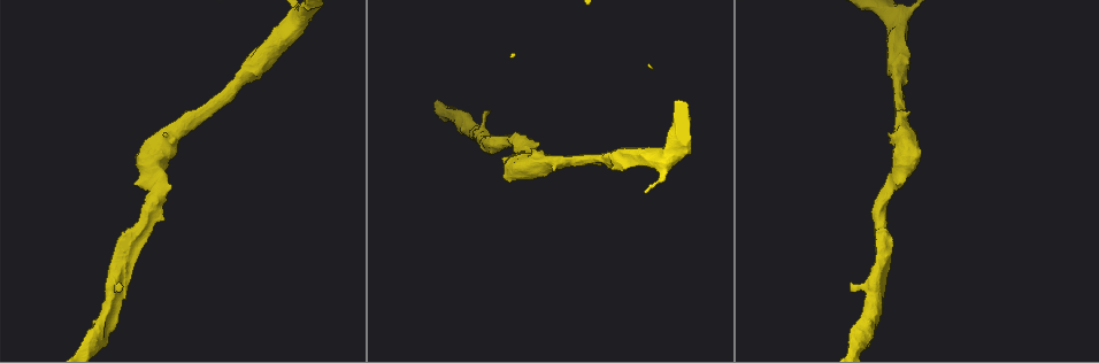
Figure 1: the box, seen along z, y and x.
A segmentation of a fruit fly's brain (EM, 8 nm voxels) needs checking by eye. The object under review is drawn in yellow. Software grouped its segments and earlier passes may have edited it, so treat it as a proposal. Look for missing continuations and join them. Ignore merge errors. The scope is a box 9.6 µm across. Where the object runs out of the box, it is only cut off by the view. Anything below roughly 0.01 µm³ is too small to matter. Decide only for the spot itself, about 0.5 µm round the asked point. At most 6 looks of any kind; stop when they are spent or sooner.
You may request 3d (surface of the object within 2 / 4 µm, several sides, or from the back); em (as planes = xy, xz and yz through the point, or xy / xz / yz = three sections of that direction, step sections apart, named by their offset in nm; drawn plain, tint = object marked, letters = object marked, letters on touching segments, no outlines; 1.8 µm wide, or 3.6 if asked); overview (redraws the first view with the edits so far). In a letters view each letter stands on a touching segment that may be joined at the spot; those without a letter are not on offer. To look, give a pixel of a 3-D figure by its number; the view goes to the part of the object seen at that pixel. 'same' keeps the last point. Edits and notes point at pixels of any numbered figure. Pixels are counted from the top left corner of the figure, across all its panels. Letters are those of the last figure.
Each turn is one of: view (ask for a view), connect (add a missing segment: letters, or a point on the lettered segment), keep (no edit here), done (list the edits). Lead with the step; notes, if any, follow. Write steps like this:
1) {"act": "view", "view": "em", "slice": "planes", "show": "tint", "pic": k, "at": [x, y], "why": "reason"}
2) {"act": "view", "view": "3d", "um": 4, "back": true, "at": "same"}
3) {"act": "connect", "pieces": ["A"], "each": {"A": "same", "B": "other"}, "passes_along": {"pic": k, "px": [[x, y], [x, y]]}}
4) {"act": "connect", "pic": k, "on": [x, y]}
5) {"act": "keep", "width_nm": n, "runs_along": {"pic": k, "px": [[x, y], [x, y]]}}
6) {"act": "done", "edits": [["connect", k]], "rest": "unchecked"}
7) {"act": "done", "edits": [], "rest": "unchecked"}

{"act": "view", "view": "em", "slice": "xy", "step": 4, "show": "tint", "pic": 1, "at": [898, 77], "why": "sudden change in width"}

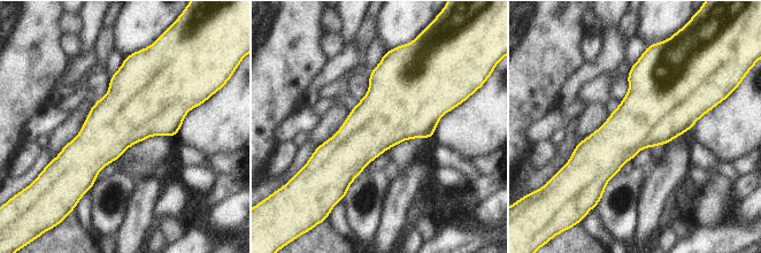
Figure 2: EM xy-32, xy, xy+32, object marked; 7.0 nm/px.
{"act": "view", "view": "em", "slice": "xy", "step": 4, "show": "letters", "at": "same", "why": "see the neighbours"}

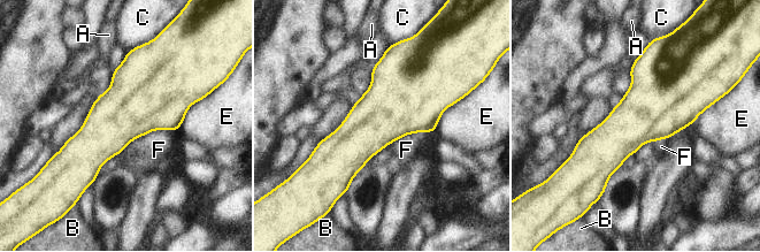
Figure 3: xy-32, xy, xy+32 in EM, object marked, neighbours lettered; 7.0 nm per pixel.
{"act": "keep", "longest_contact_nm": ["F", 440], "each": {"A": "other", "B": "other", "C": "other", "E": "other", "F": "other"}, "border": {"pic": 3, "px": [[178, 130], [152, 130], [121, 152]]}, "found": "none of them fits"}

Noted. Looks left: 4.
{"act": "view", "view": "3d", "um": 4, "pic": 1, "at": [487, 110], "why": "stops while still wide"}

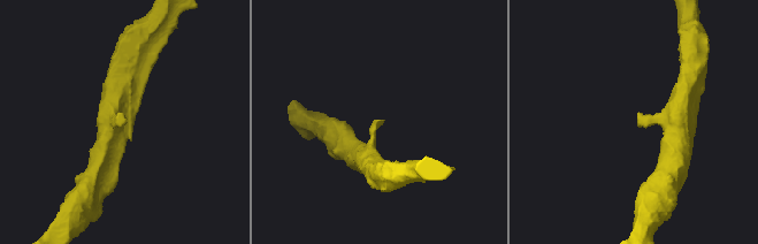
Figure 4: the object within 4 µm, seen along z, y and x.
{"act": "view", "view": "em", "slice": "planes", "show": "letters", "pic": 4, "at": [120, 113]}

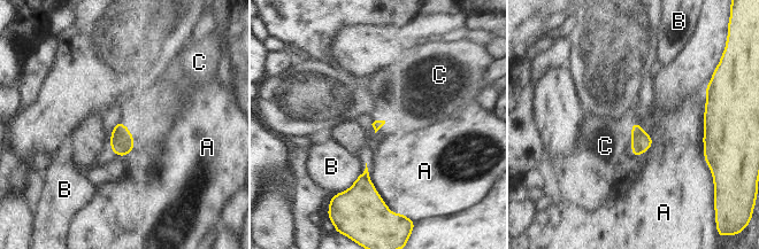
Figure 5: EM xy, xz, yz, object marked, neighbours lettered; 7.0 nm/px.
{"act": "keep", "each": {"A": "other", "B": "other", "C": "other"}, "found": "no lettered segment goes on from it"}

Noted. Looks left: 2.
{"act": "view", "view": "em", "slice": "xz", "step": 16, "show": "letters", "pic": 1, "at": [134, 184]}

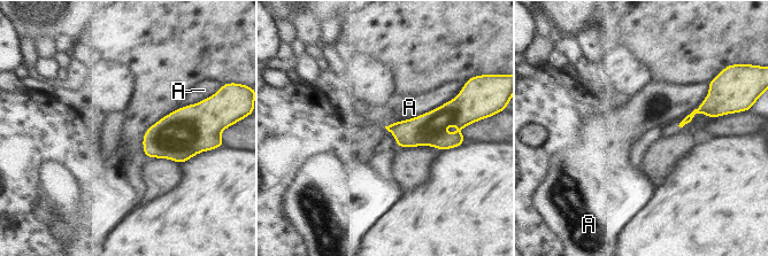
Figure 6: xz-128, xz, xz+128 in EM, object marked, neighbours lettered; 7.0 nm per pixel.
{"act": "keep", "each": {"A": "other"}, "found": "no lettered segment goes on from it"}

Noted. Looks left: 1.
{"act": "done", "edits": [], "rest": "unchecked"}

